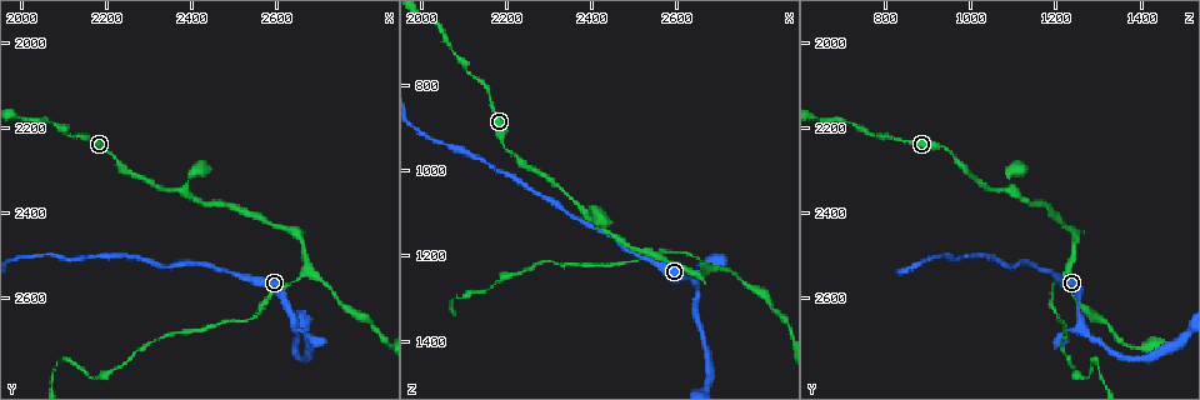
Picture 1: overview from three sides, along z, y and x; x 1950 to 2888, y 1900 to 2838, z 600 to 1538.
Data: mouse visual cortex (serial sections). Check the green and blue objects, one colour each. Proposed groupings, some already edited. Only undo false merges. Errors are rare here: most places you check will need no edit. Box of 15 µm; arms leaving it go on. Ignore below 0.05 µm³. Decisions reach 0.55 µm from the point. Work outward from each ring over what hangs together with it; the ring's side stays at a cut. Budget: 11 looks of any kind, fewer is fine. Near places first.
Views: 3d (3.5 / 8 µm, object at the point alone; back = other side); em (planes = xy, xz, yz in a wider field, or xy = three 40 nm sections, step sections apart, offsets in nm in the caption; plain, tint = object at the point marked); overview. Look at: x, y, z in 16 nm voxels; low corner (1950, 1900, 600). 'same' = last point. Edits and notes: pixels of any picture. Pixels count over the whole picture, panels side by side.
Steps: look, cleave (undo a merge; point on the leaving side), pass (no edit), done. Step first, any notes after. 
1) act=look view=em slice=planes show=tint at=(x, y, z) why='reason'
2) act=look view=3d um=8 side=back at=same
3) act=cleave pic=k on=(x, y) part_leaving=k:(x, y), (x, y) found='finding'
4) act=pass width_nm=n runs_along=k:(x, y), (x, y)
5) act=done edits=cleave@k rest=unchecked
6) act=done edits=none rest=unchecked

act=look view=3d um=3.5 side=back at=(2665, 2525, 1230) why='a narrow waist'

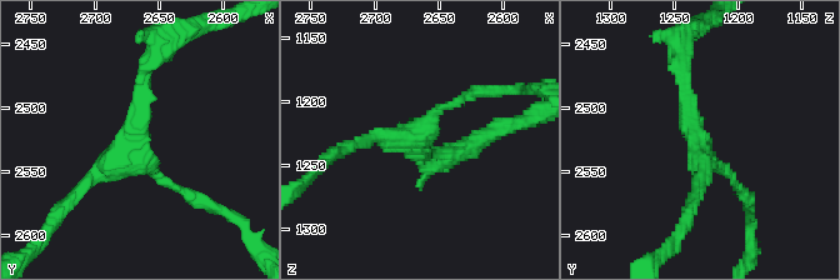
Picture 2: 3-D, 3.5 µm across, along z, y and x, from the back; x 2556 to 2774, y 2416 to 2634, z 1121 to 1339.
act=look view=em slice=planes show=tint at=(2668, 2528, 1232) arms=3 arm_widths_nm=150,200,200 why='shape alone is not enough'

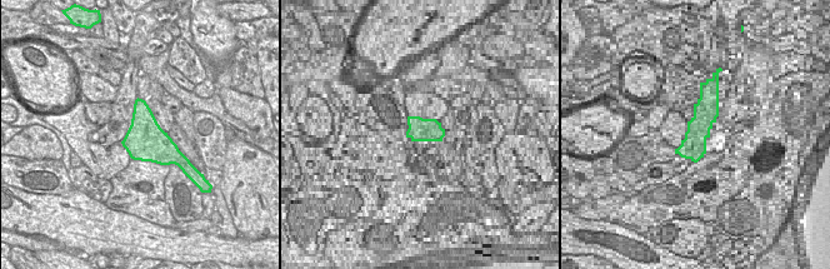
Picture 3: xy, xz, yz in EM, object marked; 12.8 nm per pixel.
act=pass runs_along=2:(679, 64), (701, 155), (740, 190) found='continuous, no second cell'

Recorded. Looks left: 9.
act=look view=3d um=3.5 at=(2640, 2670, 1265) why='branch point'

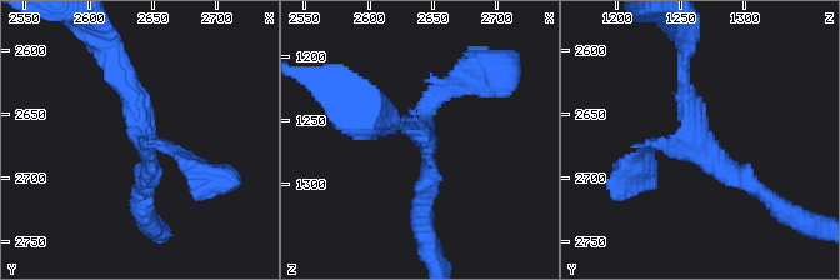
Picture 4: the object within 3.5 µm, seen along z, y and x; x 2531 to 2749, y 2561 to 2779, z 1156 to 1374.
act=look view=em slice=xy step=1 show=tint at=(2640, 2668, 1260) arms=3 arm_widths_nm=150,150,250

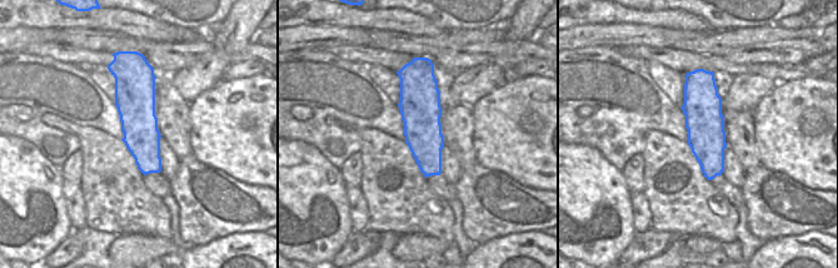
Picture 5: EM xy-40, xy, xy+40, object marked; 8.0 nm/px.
act=pass runs_along=5:(408, 70), (418, 85), (435, 172) found='continuous, no second cell'

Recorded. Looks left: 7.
act=look view=em slice=xy step=2 show=tint at=(2530, 2645, 1200) why='narrows sharply'

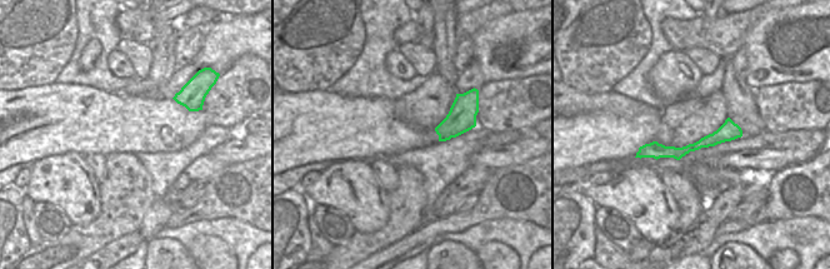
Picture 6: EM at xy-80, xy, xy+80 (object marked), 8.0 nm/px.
act=look view=3d um=3.5 at=same

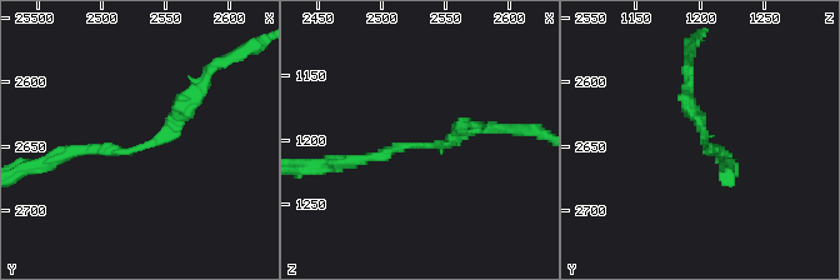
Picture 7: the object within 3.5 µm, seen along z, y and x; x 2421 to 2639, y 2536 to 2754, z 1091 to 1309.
act=pass arm_widths_nm=150,200 runs_along=7:(201, 86), (159, 140), (125, 151), (68, 151) found='one cell here'

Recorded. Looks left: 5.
act=look view=3d um=3.5 at=(2095, 2750, 1295) why='abrupt turn'

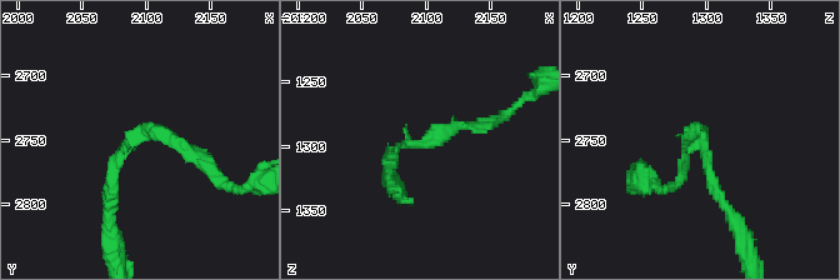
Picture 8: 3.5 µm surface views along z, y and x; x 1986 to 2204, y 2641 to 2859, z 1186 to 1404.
act=look view=em slice=xy step=3 show=tint at=(2096, 2748, 1298) arm_widths_nm=150,150 why='shape alone is not enough'

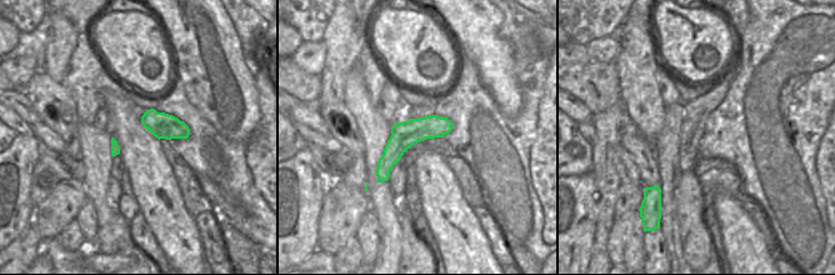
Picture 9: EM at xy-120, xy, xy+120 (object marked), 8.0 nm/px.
act=pass runs_along=8:(485, 121), (401, 144), (389, 164) found='all the same cell'

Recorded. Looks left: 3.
act=done edits=none rest=unchecked

